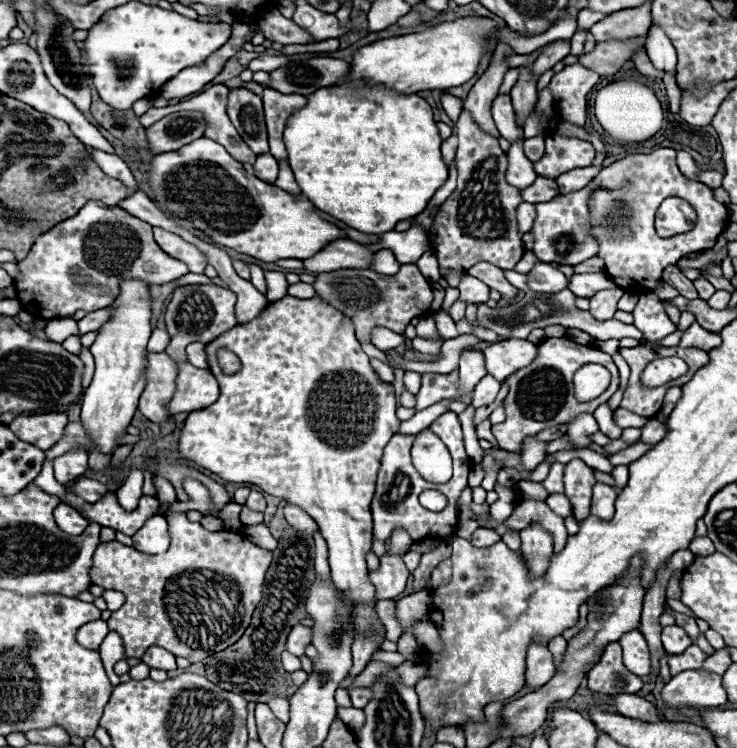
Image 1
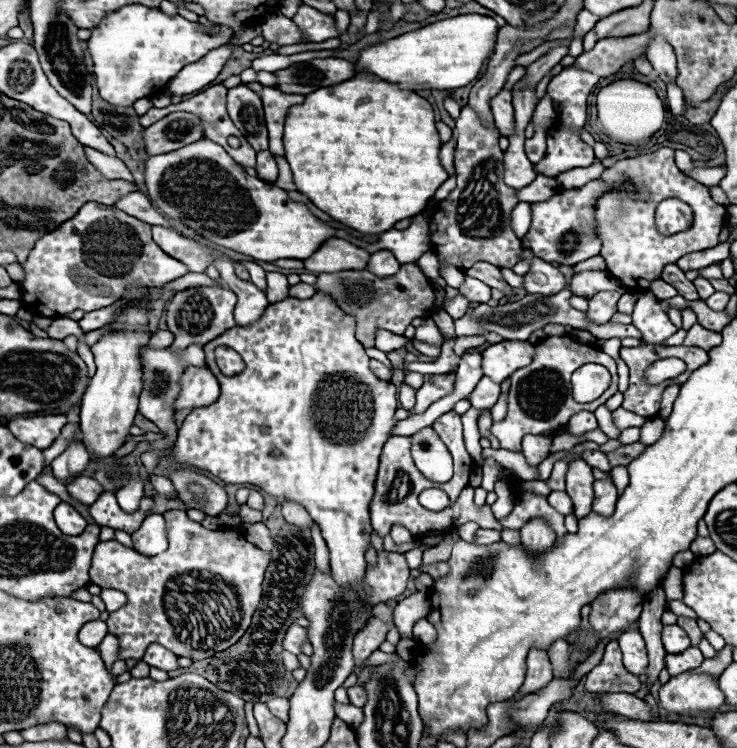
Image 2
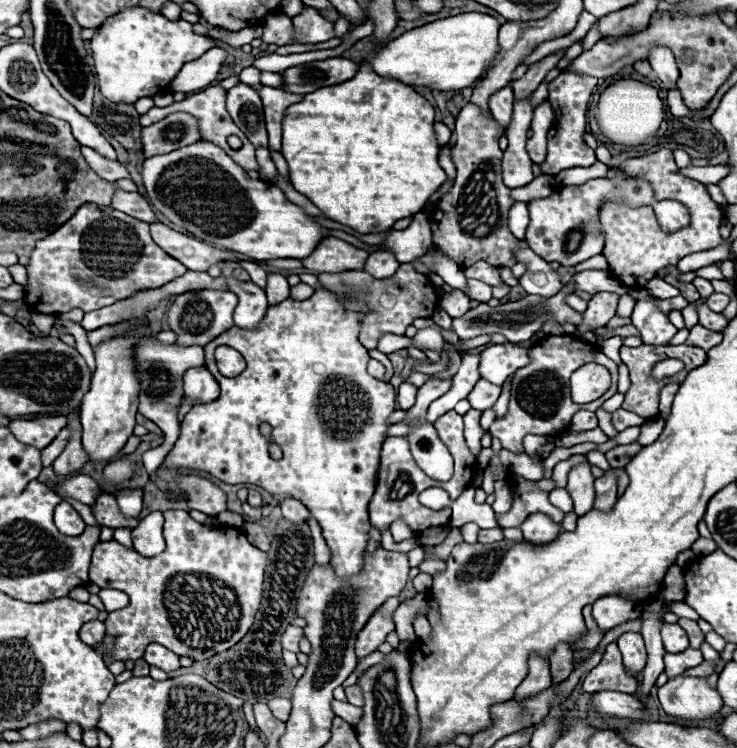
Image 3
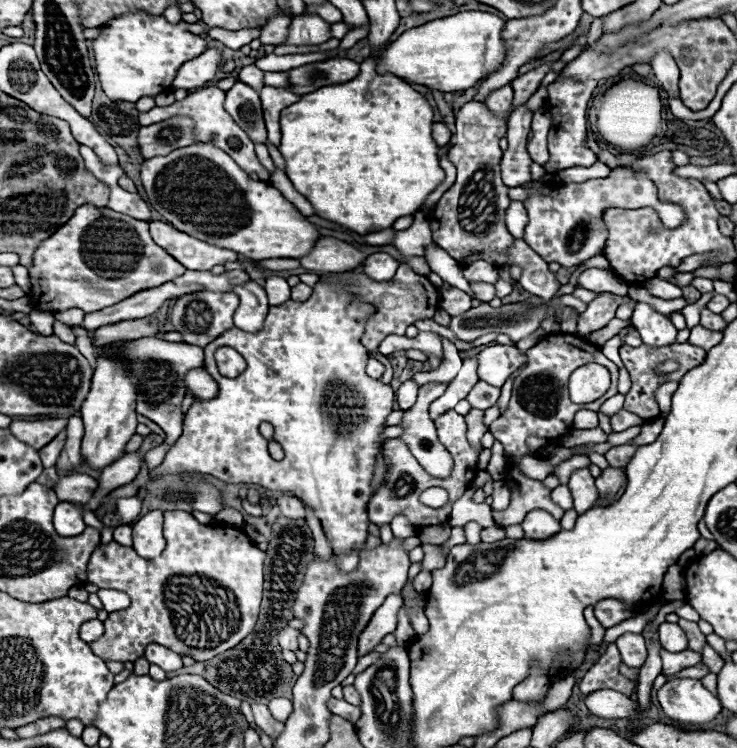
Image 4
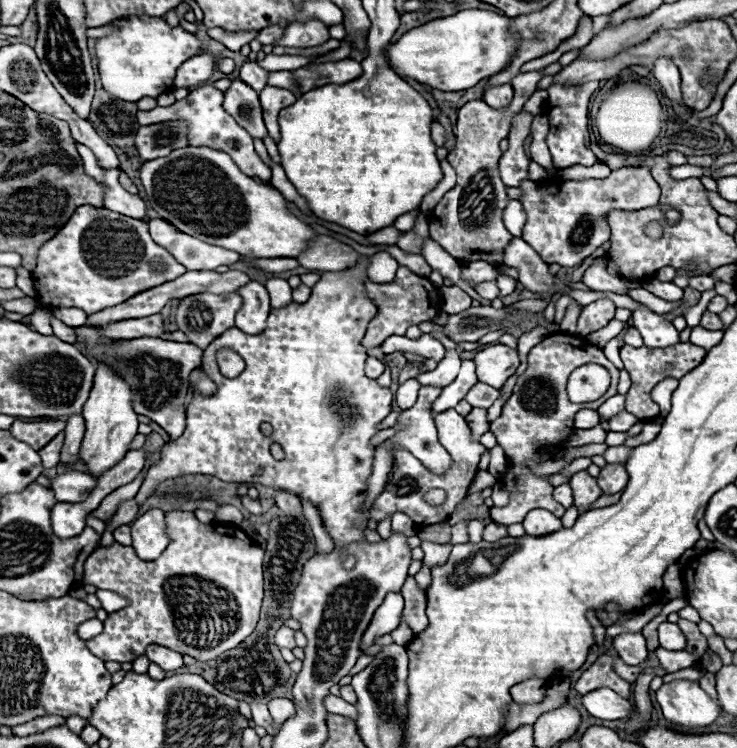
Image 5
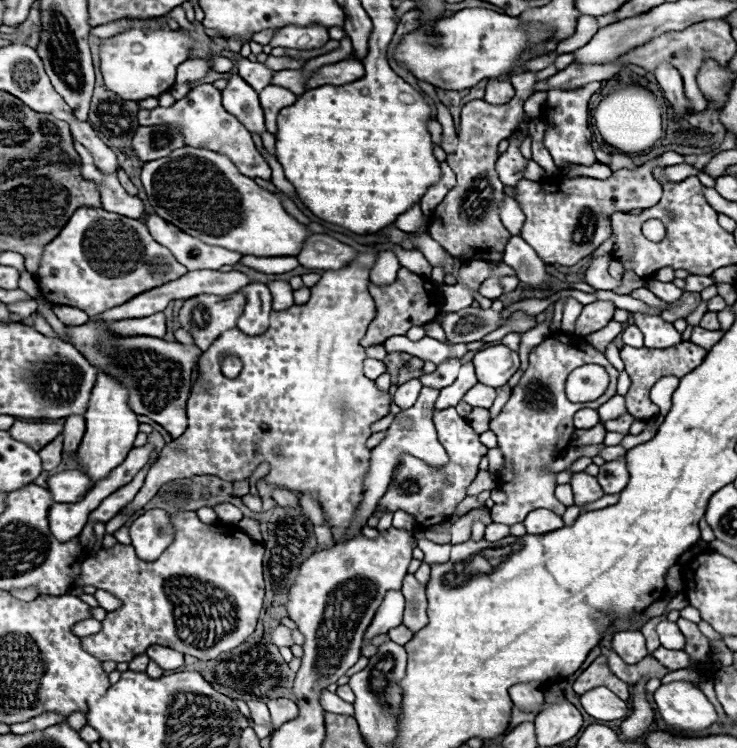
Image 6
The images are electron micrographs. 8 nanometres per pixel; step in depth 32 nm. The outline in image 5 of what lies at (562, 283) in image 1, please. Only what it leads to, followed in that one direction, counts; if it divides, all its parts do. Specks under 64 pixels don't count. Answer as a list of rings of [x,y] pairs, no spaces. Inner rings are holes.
[[[514,238],[510,242],[504,252],[504,264],[516,268],[518,282],[526,290],[540,294],[544,300],[550,300],[558,288],[556,278],[548,272],[548,264],[544,264],[542,258],[522,238]]]

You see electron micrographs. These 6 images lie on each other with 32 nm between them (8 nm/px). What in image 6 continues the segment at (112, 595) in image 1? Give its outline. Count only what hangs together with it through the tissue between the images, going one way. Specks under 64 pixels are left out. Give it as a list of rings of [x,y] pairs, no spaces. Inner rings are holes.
[[[96,590],[94,598],[98,600],[100,608],[104,608],[106,612],[108,612],[108,610],[116,610],[116,608],[120,606],[120,600],[116,600],[112,594],[108,594],[108,592],[104,592],[104,590]]]

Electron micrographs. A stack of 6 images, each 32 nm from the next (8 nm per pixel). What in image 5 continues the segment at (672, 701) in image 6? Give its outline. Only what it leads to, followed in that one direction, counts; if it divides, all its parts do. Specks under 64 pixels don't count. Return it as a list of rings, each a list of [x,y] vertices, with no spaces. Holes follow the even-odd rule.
[[[674,680],[656,690],[656,702],[670,724],[682,728],[704,728],[718,718],[718,704],[690,680]]]

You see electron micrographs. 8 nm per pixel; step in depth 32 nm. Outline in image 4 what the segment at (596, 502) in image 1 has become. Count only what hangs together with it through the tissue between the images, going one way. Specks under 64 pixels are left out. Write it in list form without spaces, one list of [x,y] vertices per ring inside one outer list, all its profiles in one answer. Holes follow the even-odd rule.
[[[614,466],[604,468],[602,474],[596,478],[596,486],[598,486],[600,498],[614,496],[614,494],[622,488],[624,482],[626,482],[626,472],[624,472],[624,468],[614,468]]]

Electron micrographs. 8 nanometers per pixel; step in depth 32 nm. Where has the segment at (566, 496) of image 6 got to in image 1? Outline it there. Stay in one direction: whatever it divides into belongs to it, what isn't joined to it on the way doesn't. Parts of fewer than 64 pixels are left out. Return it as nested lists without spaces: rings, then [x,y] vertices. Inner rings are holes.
[[[552,494],[552,496],[546,498],[546,502],[558,516],[562,516],[562,518],[572,516],[572,504],[564,494]]]

